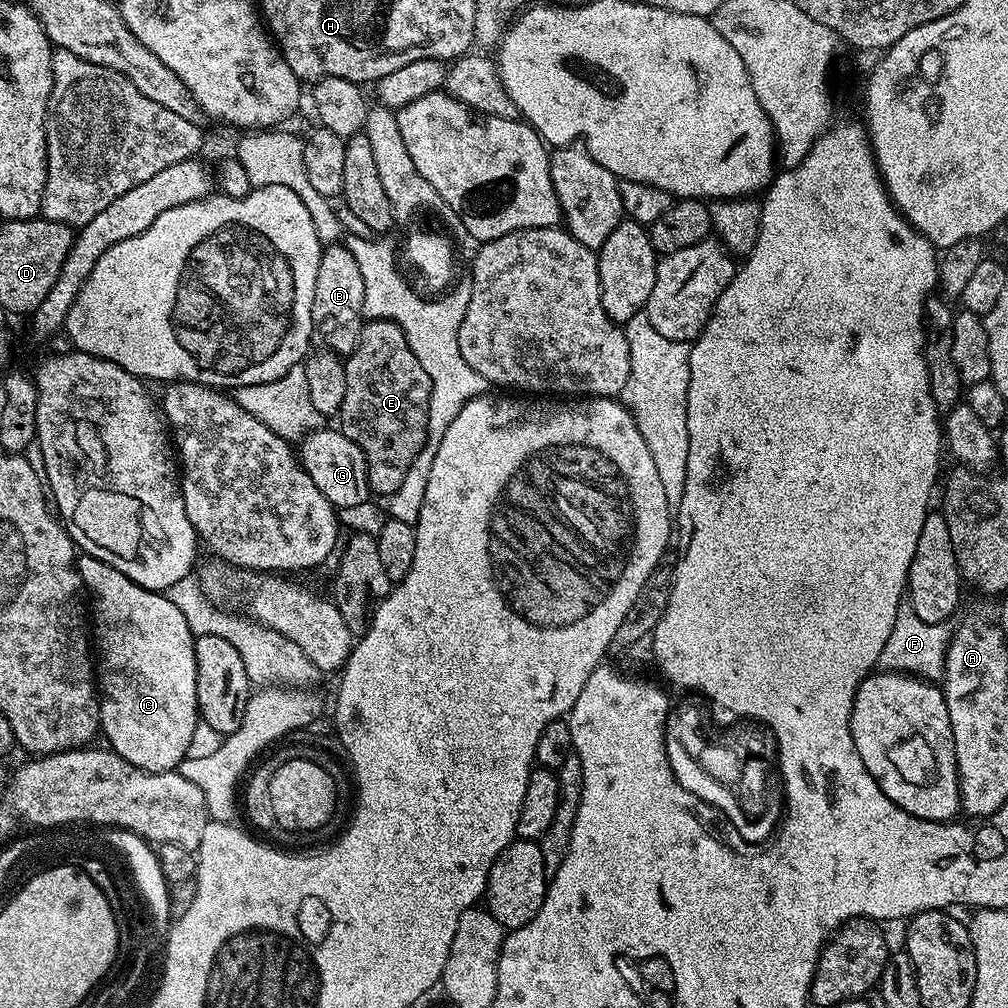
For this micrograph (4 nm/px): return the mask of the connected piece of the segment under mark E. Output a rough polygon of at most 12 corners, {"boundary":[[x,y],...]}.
{"boundary":[[398,325],[344,360],[339,431],[368,491],[398,490],[428,433],[432,380]]}

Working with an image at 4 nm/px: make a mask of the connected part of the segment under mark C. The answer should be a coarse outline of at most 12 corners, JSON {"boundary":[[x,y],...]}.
{"boundary":[[81,555],[102,736],[179,769],[196,637],[165,593]]}

